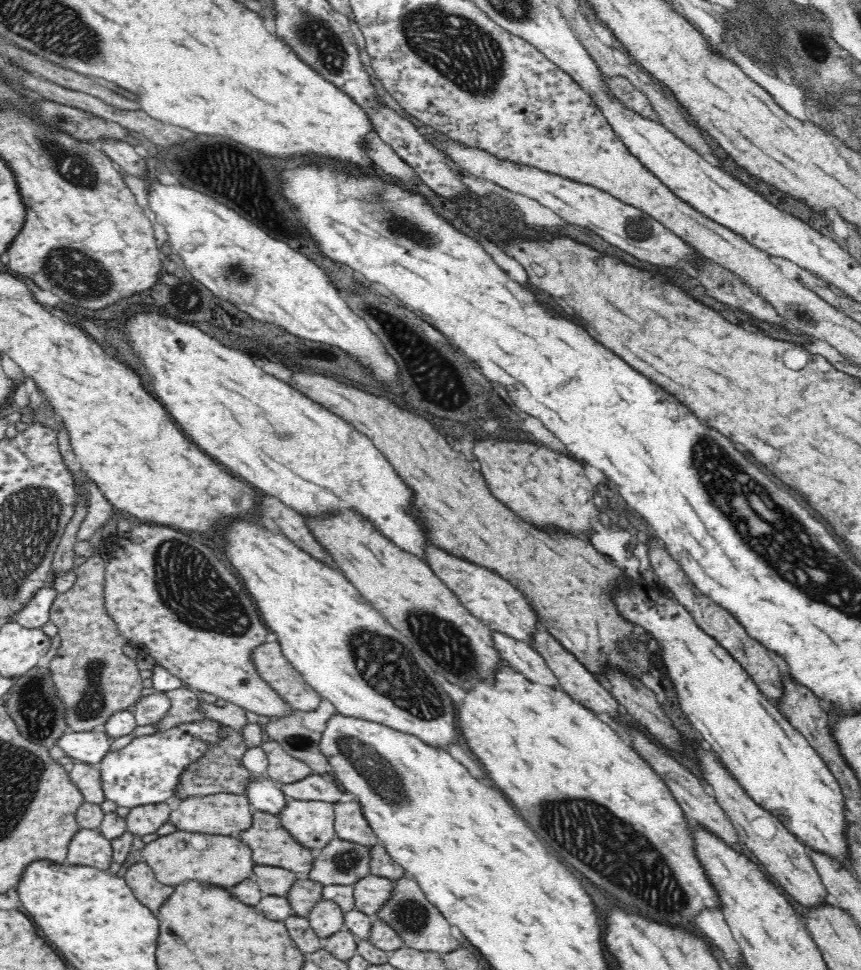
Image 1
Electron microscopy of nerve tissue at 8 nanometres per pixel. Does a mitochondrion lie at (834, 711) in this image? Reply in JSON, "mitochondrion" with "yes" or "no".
{"mitochondrion":"no"}

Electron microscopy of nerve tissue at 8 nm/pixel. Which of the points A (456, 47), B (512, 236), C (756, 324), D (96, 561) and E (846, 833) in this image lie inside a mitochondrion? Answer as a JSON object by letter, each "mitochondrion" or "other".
{"A":"mitochondrion","B":"other","C":"other","D":"other","E":"other"}

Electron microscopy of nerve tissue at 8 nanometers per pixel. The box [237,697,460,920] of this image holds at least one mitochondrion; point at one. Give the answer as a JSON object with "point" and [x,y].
{"point":[383,778]}

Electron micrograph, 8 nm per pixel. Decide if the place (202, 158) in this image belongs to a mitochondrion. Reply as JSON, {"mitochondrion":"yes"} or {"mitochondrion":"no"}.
{"mitochondrion":"no"}

